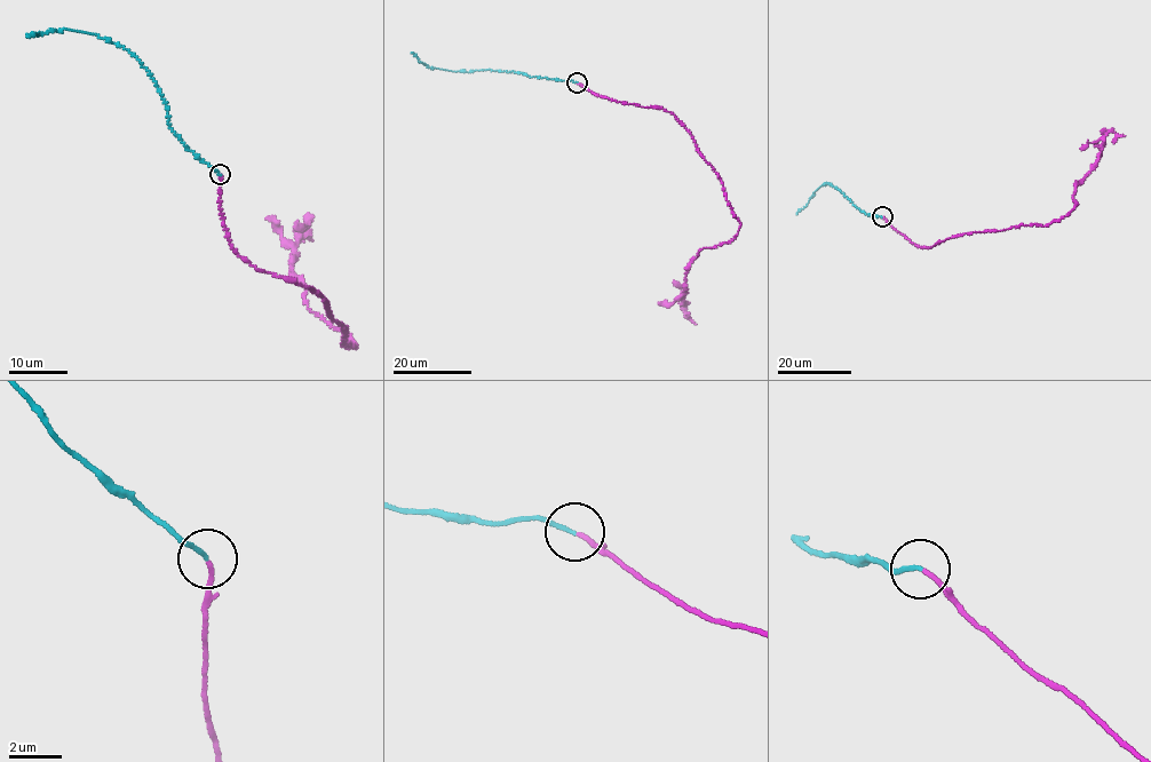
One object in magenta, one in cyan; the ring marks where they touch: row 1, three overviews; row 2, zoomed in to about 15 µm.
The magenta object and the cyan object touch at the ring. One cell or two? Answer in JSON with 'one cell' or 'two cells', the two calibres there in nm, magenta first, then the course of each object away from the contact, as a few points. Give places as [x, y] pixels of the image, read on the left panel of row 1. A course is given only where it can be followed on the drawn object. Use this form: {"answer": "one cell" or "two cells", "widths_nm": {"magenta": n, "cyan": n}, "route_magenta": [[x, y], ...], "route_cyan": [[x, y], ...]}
{"answer": "one cell", "widths_nm": {"magenta": 170, "cyan": 160}, "route_magenta": [[220, 175], [237, 254], [325, 301], [356, 346], [304, 301], [291, 267], [307, 227], [294, 228]], "route_cyan": [[220, 174], [180, 142], [169, 126], [164, 100], [152, 78], [122, 47], [96, 36], [55, 30], [28, 36]]}

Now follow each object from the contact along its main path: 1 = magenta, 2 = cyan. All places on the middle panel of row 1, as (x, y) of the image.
1: (577, 82), (673, 112), (721, 180), (738, 233), (704, 248), (689, 266), (685, 303), (674, 280)
2: (577, 82), (516, 71), (454, 71), (428, 68), (412, 52)

